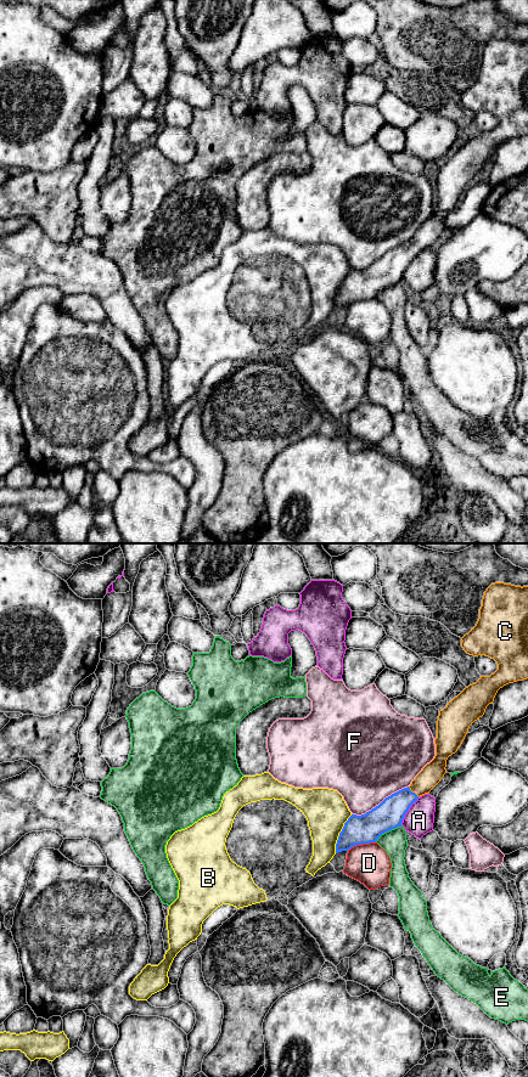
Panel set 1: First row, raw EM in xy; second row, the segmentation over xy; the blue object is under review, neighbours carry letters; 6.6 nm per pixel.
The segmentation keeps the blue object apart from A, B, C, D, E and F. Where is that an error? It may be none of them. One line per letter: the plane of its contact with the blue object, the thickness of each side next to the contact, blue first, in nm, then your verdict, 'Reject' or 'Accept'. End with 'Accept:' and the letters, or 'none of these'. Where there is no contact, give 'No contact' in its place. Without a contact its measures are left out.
A: Touches blue in xy. Thickness 190 nm (blue) against 190 nm. Reject
B: Touches blue in xy. Thickness 190 nm (blue) against 280 nm. Reject
C: Touches blue in xy. Thickness 190 nm (blue) against 140 nm. Accept
D: Touches blue in xy. Thickness 190 nm (blue) against 280 nm. Reject
E: Touches blue in xy. Thickness 190 nm (blue) against 160 nm. Reject
F: Touches blue in xy. Thickness 190 nm (blue) against 480 nm. Reject
Accept: C

